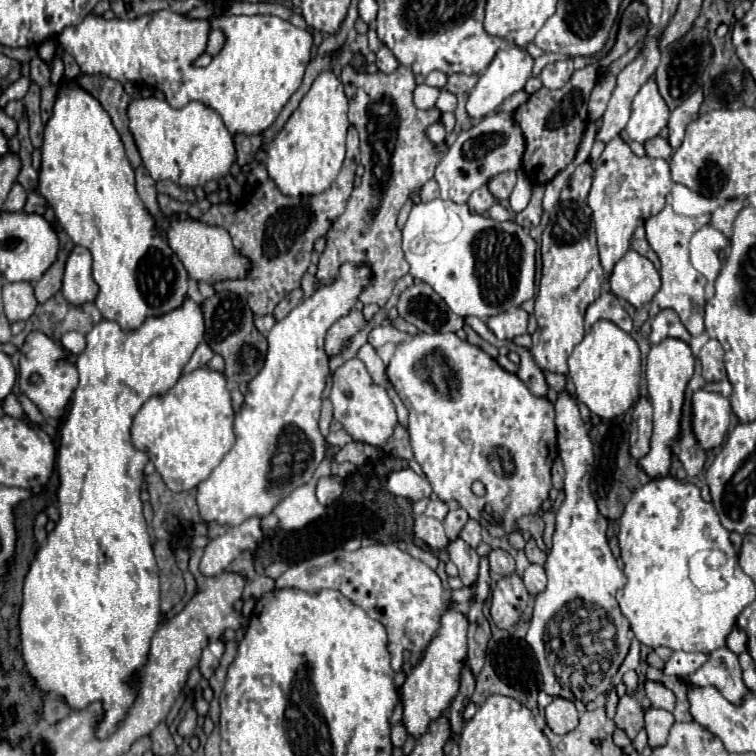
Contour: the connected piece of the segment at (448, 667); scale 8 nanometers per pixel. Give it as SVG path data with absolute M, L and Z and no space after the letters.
M448 609L442 615L442 625L430 645L426 647L424 659L412 669L406 683L400 687L400 699L404 705L404 725L410 735L420 737L428 723L442 715L442 711L448 709L452 697L458 693L458 675L462 671L462 661L466 657L466 631L468 631L468 619L466 615Z

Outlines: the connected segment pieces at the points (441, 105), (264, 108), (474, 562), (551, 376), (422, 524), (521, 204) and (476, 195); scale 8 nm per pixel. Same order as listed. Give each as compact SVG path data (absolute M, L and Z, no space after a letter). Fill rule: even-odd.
M442 89L440 93L440 99L436 101L436 107L444 113L444 111L454 111L456 109L456 95L452 95L450 91Z
M156 11L136 19L104 19L100 15L88 15L82 23L64 29L64 33L58 37L58 43L62 51L68 51L76 59L82 73L102 73L120 83L140 81L148 85L150 81L150 85L166 95L166 101L172 107L180 109L190 101L200 101L222 117L226 129L232 135L256 135L274 123L286 101L300 87L310 61L312 35L306 29L298 29L290 21L284 21L276 15L224 15L218 19L196 21L172 11ZM210 29L222 29L226 33L226 45L208 67L194 67L192 61L204 53Z
M456 539L448 545L448 553L450 553L450 561L458 567L460 571L460 579L466 587L476 585L478 583L478 553L466 545L462 539Z
M544 371L544 375L549 387L555 389L557 392L566 388L566 377L562 374L551 373Z
M426 515L416 517L414 535L418 539L422 539L432 549L444 549L448 545L448 537L444 533L442 523L438 519L432 519L432 517L426 517Z
M518 171L518 185L514 187L514 191L512 191L512 195L510 195L510 207L512 207L512 211L520 213L520 211L528 205L530 193L532 193L530 181L526 179L524 171Z
M486 187L476 189L476 191L470 195L470 199L466 201L468 209L472 209L472 213L480 213L480 215L488 213L488 209L490 209L494 203L496 203L496 201L494 201L494 197L490 195L490 191L488 191Z

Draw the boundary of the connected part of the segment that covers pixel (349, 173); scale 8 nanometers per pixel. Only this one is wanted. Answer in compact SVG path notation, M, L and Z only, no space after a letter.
M350 125L348 129L348 141L346 141L346 159L344 165L334 181L334 187L328 187L324 193L308 195L308 197L288 197L282 195L272 181L260 185L260 189L254 191L254 199L248 199L244 203L236 205L236 211L228 223L228 203L212 205L206 215L202 217L204 223L224 227L230 237L234 239L234 245L240 253L252 259L252 271L248 279L236 279L236 281L222 281L216 283L216 291L234 291L241 299L247 301L250 309L256 315L268 315L274 311L274 307L296 287L300 287L302 275L306 273L310 265L310 255L314 249L314 241L328 233L332 223L344 213L346 201L352 193L354 183L354 171L360 163L360 149L358 149L358 133L356 127Z

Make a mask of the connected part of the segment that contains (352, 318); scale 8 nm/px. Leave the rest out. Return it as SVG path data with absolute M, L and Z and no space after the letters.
M352 309L346 317L338 319L338 321L330 327L330 331L328 331L328 335L326 335L324 351L328 353L328 357L338 355L338 353L344 349L344 343L346 343L352 335L356 335L364 325L366 325L364 315L362 315L362 311L358 311L358 309Z

